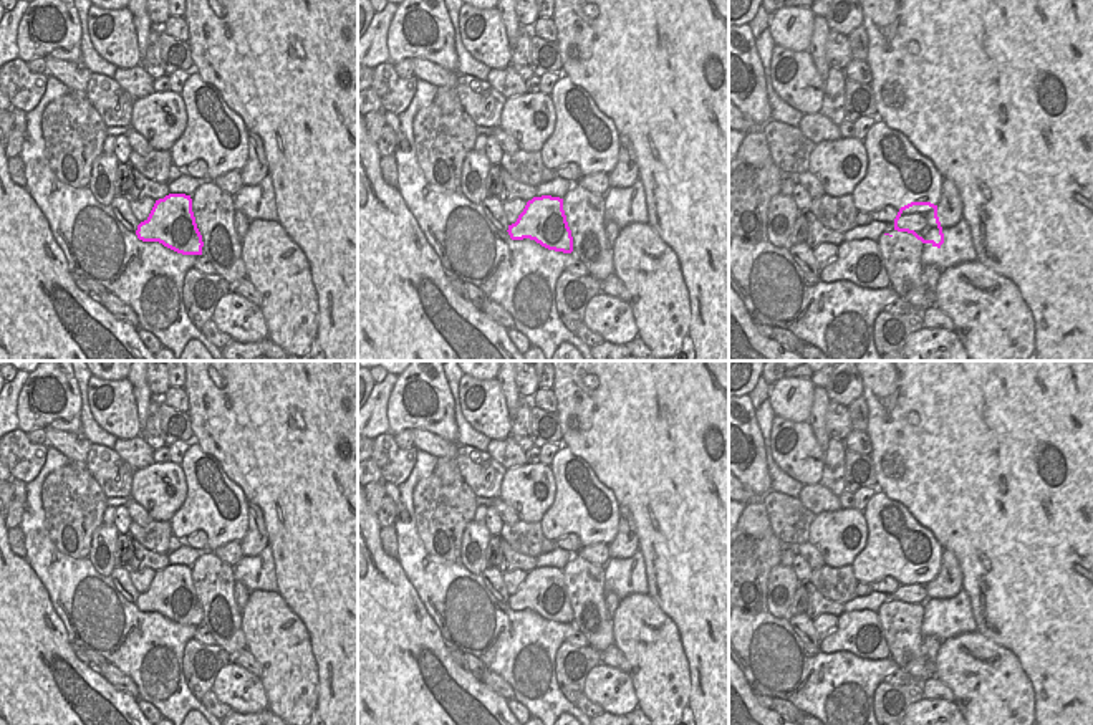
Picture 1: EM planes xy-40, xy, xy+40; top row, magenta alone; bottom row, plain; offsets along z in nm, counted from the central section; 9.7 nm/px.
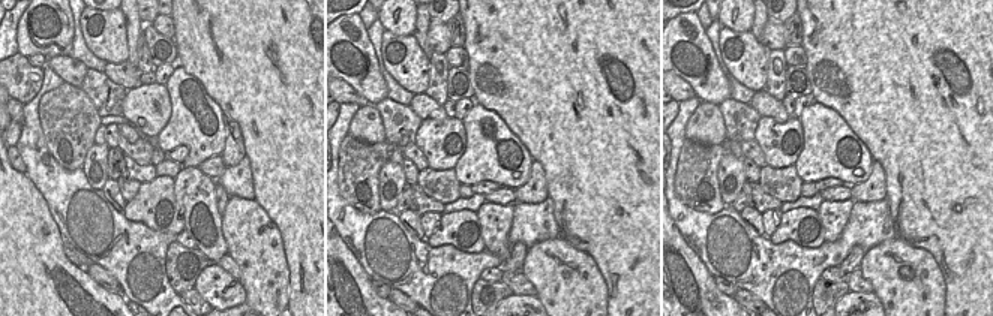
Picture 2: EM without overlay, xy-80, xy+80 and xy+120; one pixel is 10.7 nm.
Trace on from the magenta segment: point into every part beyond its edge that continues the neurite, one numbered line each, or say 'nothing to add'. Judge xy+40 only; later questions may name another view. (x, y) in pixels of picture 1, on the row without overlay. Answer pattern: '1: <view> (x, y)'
1: xy+40 (880, 621)

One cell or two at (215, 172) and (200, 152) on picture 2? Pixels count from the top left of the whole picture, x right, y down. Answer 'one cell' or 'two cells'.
two cells

